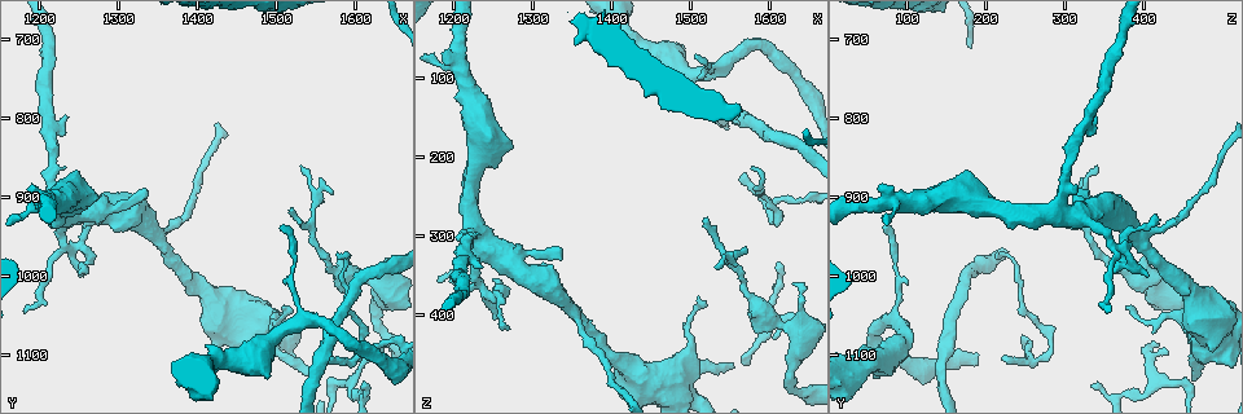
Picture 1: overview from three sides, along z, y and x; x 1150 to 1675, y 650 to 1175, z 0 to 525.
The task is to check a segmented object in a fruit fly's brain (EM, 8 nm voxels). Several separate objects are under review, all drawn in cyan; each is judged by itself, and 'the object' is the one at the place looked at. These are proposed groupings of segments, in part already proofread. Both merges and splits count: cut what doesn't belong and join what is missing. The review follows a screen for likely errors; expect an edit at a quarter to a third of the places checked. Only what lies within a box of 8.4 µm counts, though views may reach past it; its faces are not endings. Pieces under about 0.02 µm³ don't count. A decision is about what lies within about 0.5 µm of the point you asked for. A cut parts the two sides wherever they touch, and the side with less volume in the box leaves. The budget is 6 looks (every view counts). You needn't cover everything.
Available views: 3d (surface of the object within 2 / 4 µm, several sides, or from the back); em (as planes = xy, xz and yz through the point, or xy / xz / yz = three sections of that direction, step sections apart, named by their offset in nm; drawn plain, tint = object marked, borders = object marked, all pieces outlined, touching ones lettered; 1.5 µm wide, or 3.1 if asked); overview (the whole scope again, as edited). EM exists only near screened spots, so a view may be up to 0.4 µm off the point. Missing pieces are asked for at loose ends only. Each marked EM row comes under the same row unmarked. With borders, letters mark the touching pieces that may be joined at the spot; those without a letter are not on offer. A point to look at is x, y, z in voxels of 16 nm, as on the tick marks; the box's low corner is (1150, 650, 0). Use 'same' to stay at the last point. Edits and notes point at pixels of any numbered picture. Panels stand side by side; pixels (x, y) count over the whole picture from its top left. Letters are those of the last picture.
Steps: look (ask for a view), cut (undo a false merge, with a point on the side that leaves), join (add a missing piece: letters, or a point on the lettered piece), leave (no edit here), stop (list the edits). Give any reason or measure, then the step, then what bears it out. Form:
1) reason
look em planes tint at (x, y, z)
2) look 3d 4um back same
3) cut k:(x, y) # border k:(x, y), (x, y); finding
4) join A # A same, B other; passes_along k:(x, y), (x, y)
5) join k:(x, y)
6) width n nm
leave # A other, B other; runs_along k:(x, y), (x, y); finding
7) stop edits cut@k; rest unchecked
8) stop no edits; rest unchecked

an open end
look em yz step 8 tint at (1615, 1140, 335)

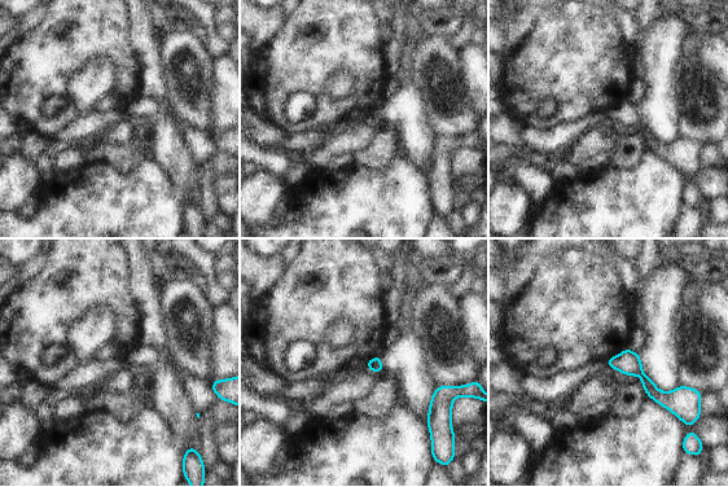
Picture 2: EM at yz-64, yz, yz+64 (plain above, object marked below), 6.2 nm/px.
look em planes tint same

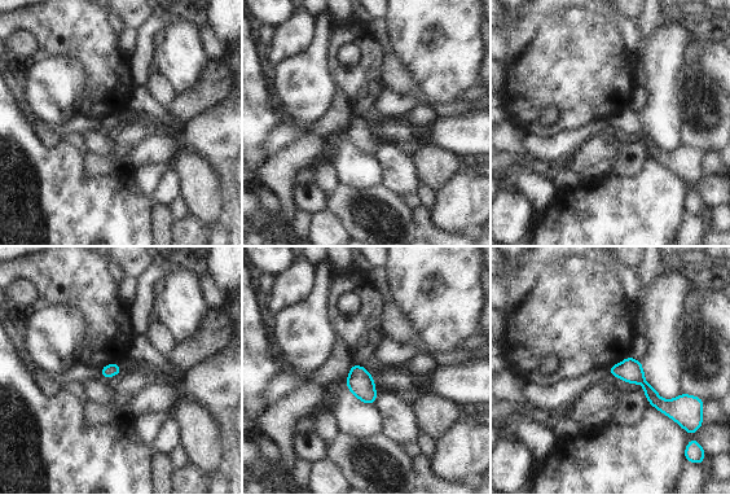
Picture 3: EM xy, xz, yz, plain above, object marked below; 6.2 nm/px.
look em planes borders same

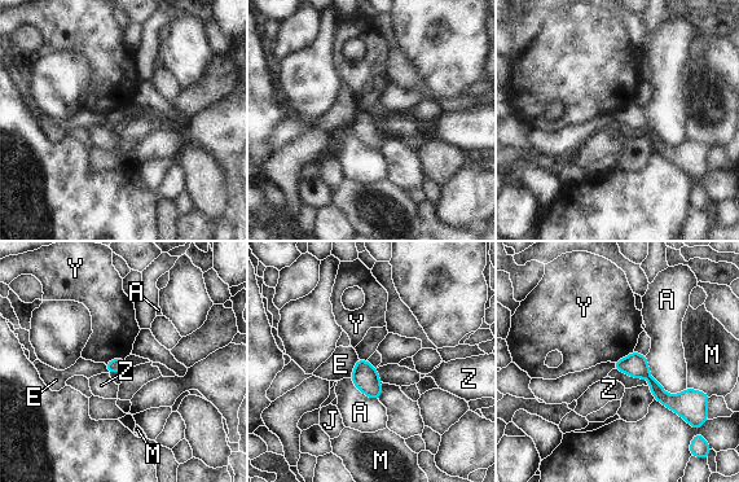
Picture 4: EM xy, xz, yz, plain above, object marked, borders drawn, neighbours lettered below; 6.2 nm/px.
leave # A other, E other, J other, M other, Y other, Z other; runs_along 4:(617, 364), (634, 364), (667, 399), (691, 395); none of them fits

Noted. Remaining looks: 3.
free end
look 3d 4um at (1555, 1135, 470)

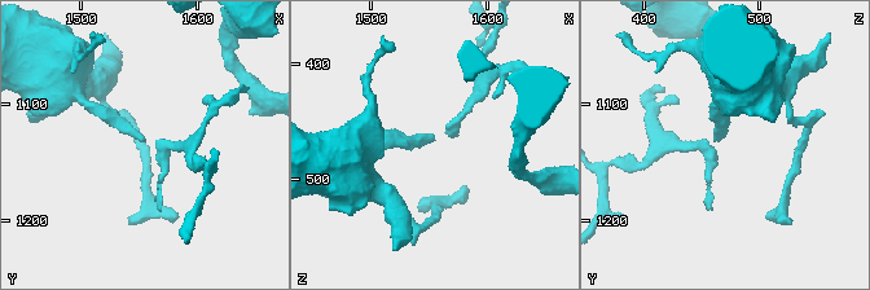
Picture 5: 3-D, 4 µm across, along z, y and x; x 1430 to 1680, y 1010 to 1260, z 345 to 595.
now the EM
look em planes borders at (1558, 1132, 464)

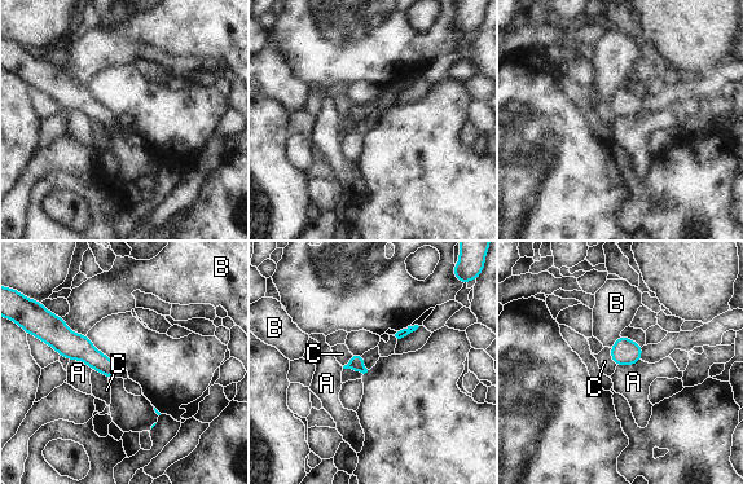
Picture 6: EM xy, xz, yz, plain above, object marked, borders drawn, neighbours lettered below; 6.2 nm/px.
leave # A other, B other, C other; border 6:(610, 348), (610, 356), (616, 365); none of them fits

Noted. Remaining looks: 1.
stop no edits; rest unchecked

